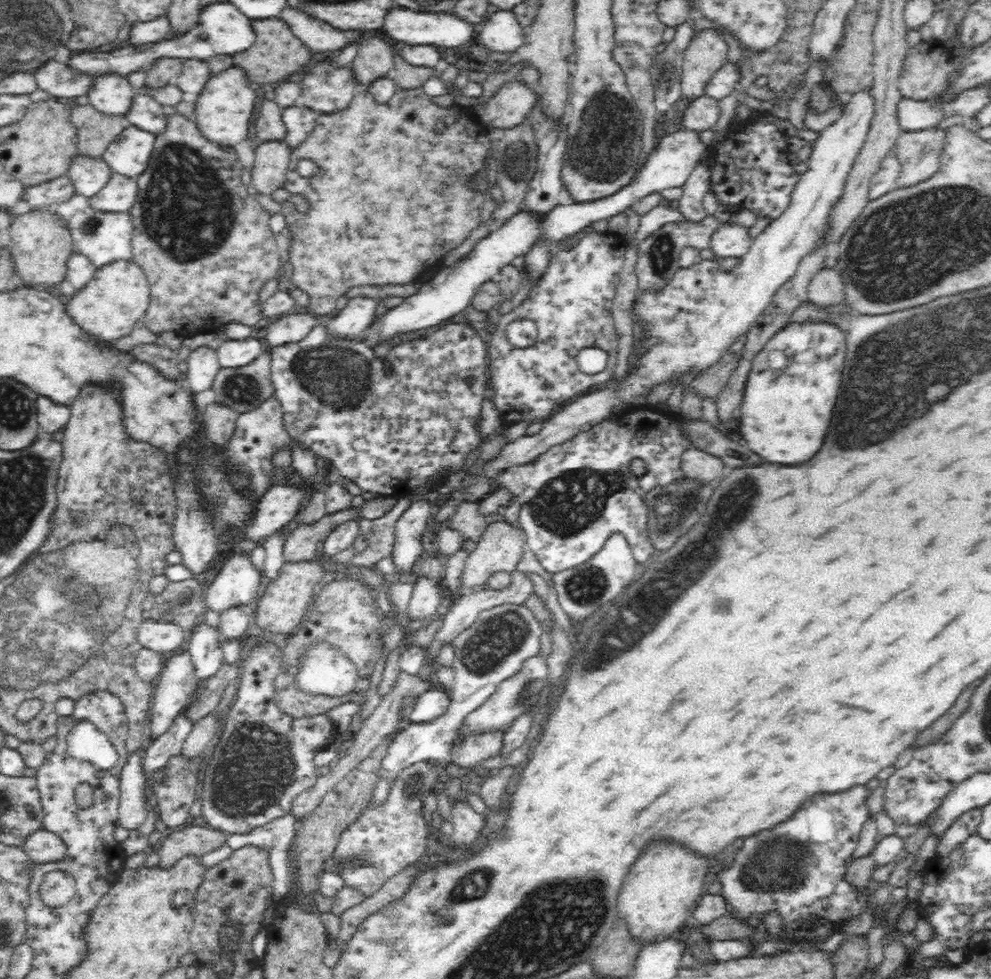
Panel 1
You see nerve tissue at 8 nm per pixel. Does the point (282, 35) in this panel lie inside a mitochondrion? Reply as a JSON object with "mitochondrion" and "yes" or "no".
{"mitochondrion":"no"}

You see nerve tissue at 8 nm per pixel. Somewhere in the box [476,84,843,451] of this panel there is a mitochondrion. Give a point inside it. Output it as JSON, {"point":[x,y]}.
{"point":[605,141]}

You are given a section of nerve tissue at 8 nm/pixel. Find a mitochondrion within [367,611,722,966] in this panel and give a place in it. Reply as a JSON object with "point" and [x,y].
{"point":[476,885]}

